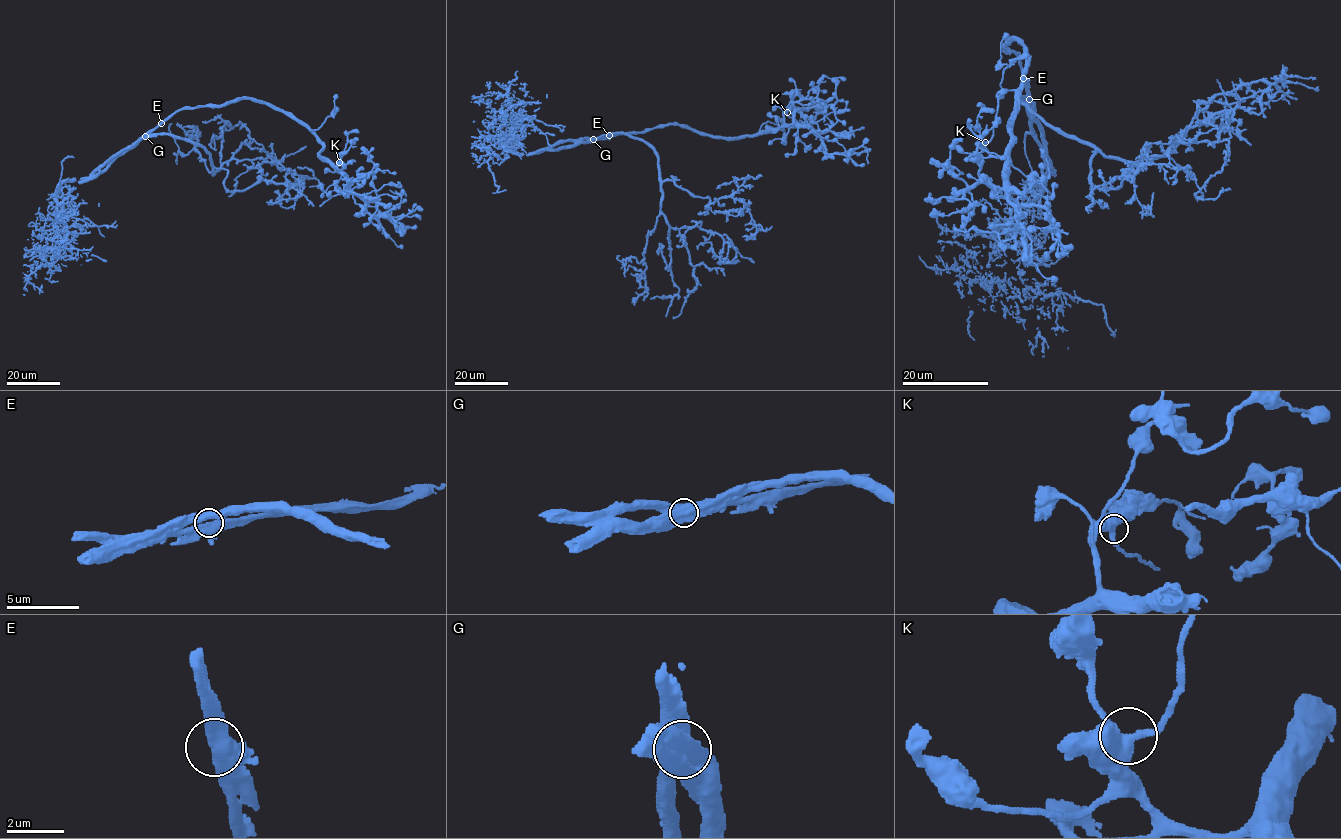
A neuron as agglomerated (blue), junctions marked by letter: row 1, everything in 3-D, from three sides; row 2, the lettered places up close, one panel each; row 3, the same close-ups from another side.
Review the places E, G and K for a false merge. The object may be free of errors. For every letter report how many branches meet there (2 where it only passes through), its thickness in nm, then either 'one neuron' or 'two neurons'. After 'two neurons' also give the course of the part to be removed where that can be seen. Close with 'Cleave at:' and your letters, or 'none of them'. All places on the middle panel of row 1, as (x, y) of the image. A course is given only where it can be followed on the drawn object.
E: branches 2; calibre 500 nm; one neuron
G: branches 2; calibre 900 nm; two neurons; course (593, 139), (643, 140), (658, 161), (665, 221), (720, 235), (721, 262), (739, 261), (731, 242), (724, 264)
K: branches 2; calibre 550 nm; one neuron
Cleave at: G

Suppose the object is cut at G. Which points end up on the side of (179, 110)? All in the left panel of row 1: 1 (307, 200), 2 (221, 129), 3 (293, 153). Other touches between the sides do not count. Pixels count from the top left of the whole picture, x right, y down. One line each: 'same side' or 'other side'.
1: other side
2: other side
3: other side

